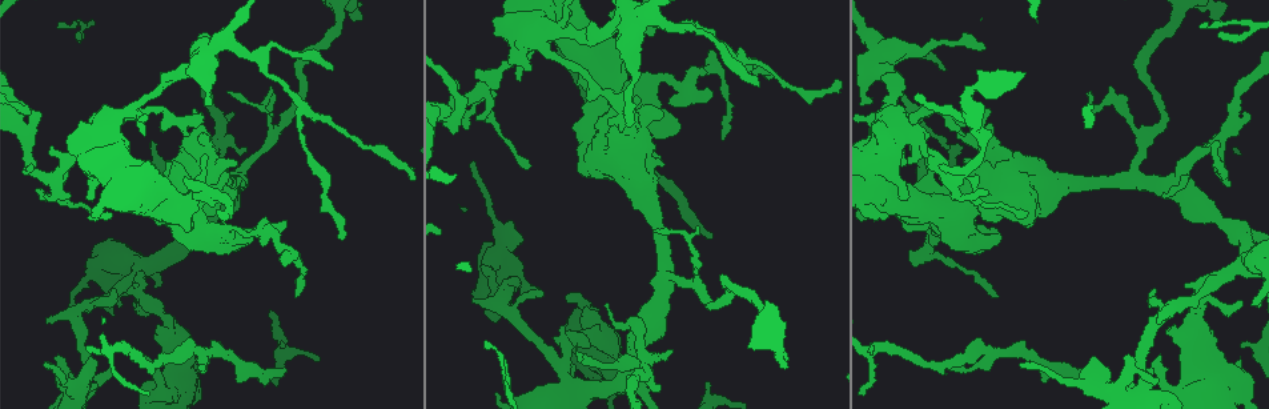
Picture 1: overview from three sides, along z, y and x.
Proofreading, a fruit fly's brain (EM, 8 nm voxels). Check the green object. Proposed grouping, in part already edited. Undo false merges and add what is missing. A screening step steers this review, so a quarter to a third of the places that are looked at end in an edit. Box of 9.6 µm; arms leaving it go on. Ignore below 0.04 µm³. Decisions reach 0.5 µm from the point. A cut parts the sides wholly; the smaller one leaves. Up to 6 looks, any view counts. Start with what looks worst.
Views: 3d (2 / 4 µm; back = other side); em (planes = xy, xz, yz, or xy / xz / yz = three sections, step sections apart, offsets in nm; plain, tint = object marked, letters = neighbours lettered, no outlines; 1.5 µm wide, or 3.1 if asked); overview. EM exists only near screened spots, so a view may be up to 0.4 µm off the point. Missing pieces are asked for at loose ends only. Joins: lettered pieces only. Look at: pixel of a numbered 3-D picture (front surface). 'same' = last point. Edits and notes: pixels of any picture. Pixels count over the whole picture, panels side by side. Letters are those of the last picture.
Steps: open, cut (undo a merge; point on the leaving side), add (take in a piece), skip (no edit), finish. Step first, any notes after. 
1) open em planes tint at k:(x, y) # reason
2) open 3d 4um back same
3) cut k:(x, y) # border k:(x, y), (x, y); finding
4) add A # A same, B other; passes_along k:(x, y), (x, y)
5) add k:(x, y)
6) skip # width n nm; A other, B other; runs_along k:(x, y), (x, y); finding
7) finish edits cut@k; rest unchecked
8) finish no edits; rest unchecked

open em xz step 8 tint at 1:(1144, 382) # thick turns thin

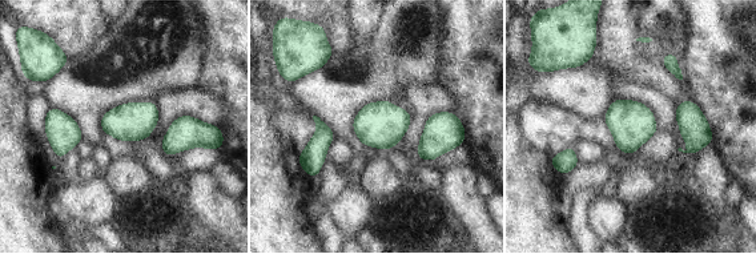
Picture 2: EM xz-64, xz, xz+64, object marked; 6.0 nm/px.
open em xz step 8 letters same # what lies round it

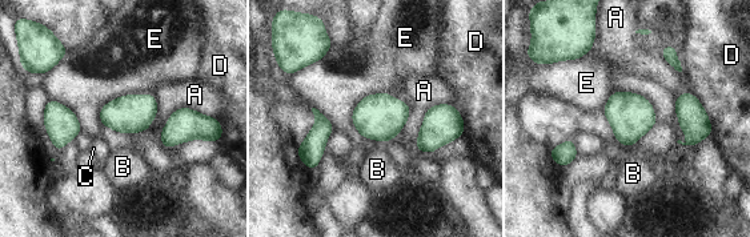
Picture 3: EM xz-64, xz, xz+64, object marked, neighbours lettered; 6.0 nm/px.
skip # A other, B other, C other, D other, E other; border 3:(152, 93), (116, 96), (99, 121); one neuron here

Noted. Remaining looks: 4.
open em 3.1um xy step 16 tint at 1:(730, 50) # three arms meet

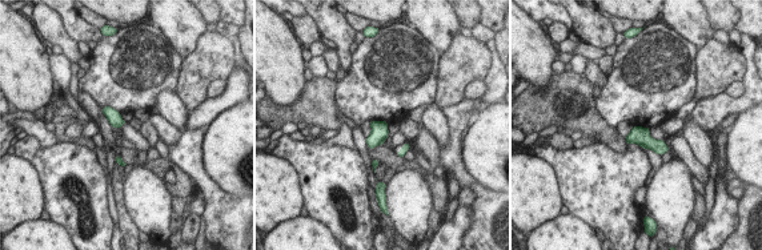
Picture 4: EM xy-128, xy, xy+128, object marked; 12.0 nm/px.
open em 3.1um planes tint same

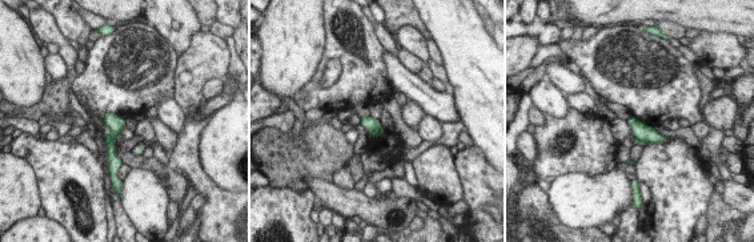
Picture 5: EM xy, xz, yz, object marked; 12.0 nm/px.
open em 3.1um planes letters same # what lies round it

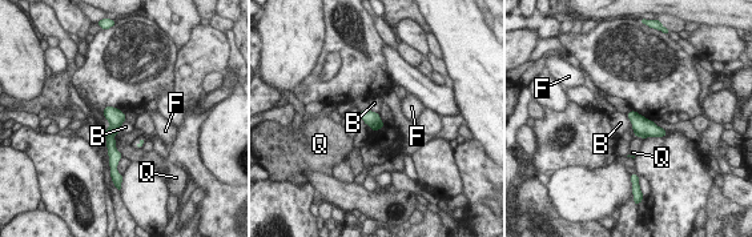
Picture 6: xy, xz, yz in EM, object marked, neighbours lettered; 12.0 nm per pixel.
skip # B other, F other, Q other; border 6:(626, 115), (634, 133); one neuron here

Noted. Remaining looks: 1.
open em yz step 4 letters at 1:(465, 127) # branch stops here

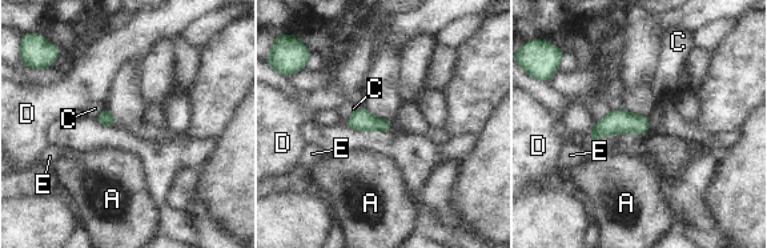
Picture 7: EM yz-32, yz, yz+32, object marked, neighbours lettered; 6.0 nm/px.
skip # A other, C other, D other, E other; border 7:(105, 107), (96, 119); none of them fits

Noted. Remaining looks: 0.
finish no edits; rest unchecked

